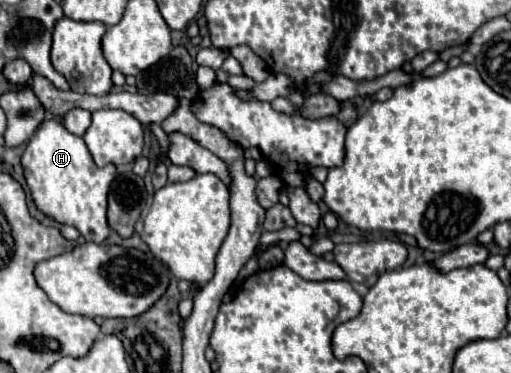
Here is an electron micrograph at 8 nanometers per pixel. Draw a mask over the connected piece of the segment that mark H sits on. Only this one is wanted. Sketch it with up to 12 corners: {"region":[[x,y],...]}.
{"region":[[42,122],[22,156],[38,212],[108,238],[114,164],[84,140]]}

